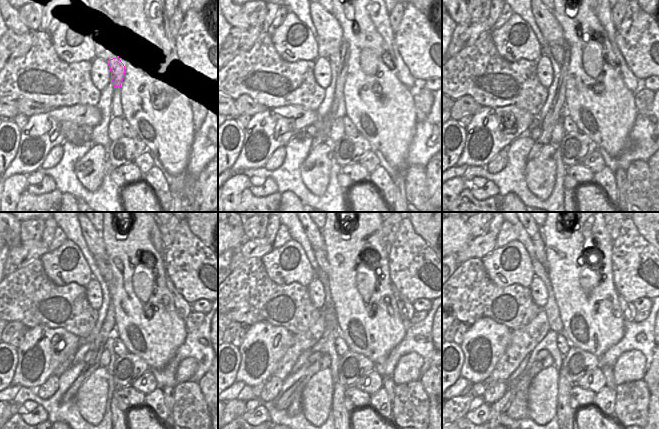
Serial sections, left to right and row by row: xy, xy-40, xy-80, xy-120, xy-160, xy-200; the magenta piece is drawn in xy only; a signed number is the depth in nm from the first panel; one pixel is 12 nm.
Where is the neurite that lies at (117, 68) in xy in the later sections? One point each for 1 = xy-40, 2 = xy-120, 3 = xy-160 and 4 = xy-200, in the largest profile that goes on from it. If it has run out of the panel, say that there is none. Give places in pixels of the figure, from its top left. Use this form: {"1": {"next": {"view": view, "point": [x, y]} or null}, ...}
{"1": {"next": {"view": "xy-40", "point": [335, 58]}}, "2": {"next": {"view": "xy-120", "point": [103, 265]}}, "3": {"next": {"view": "xy-160", "point": [320, 255]}}, "4": {"next": {"view": "xy-200", "point": [540, 252]}}}

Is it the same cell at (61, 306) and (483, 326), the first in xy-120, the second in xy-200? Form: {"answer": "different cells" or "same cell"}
{"answer": "different cells"}

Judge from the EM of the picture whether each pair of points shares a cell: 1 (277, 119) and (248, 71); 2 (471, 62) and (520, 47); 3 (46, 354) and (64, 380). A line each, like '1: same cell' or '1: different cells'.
1: different cells
2: different cells
3: different cells

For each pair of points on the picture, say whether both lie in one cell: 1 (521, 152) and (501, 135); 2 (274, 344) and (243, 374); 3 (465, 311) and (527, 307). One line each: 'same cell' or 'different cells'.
1: different cells
2: same cell
3: same cell

